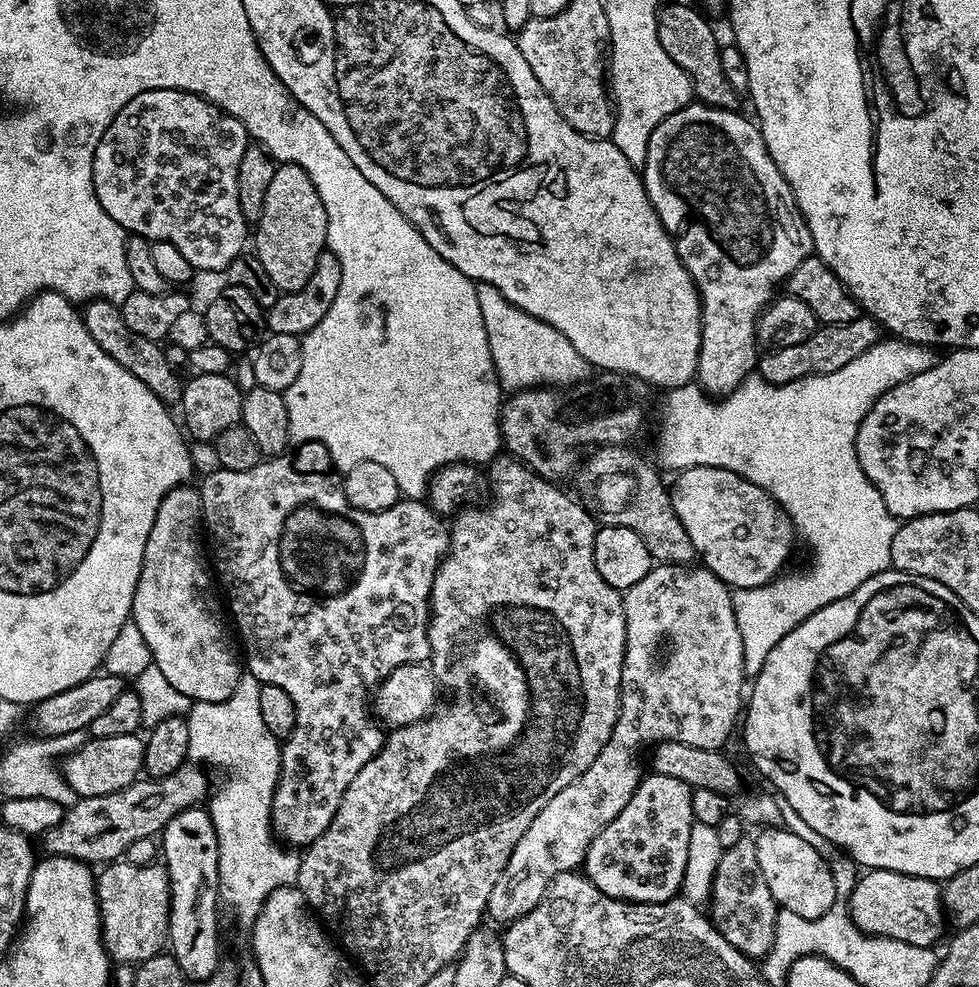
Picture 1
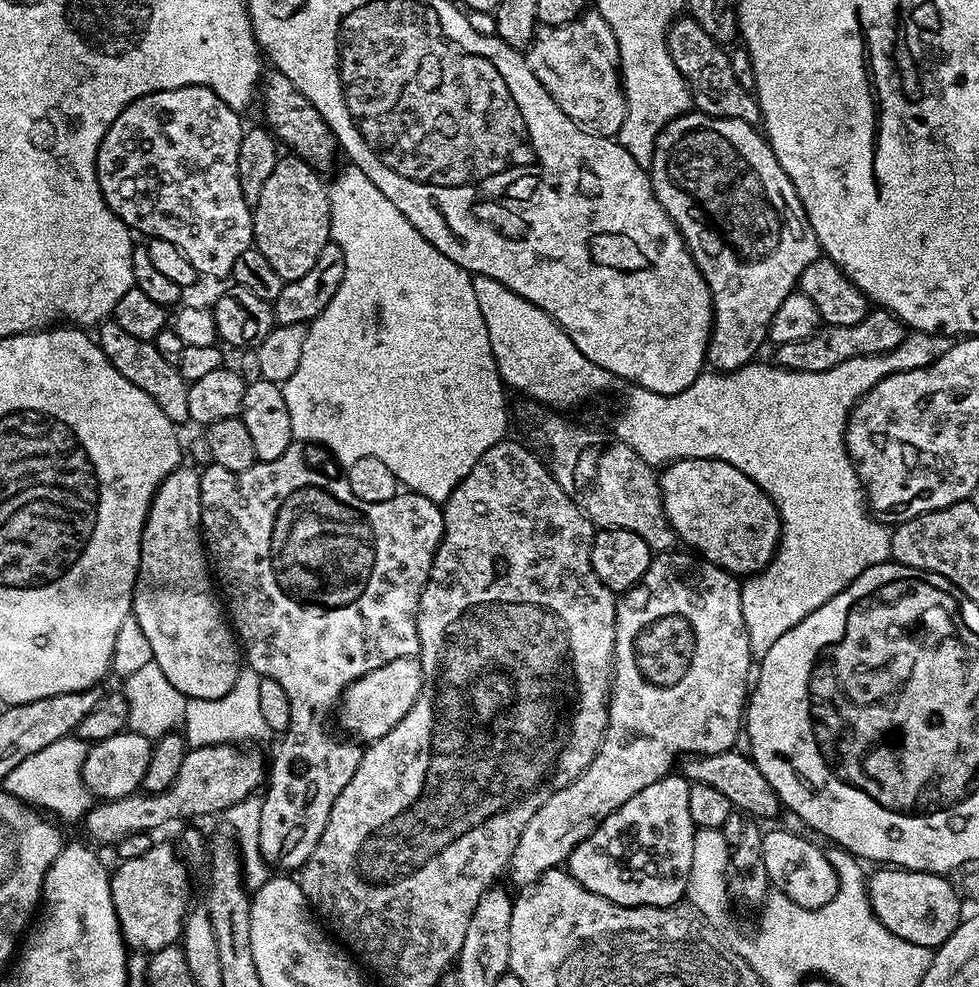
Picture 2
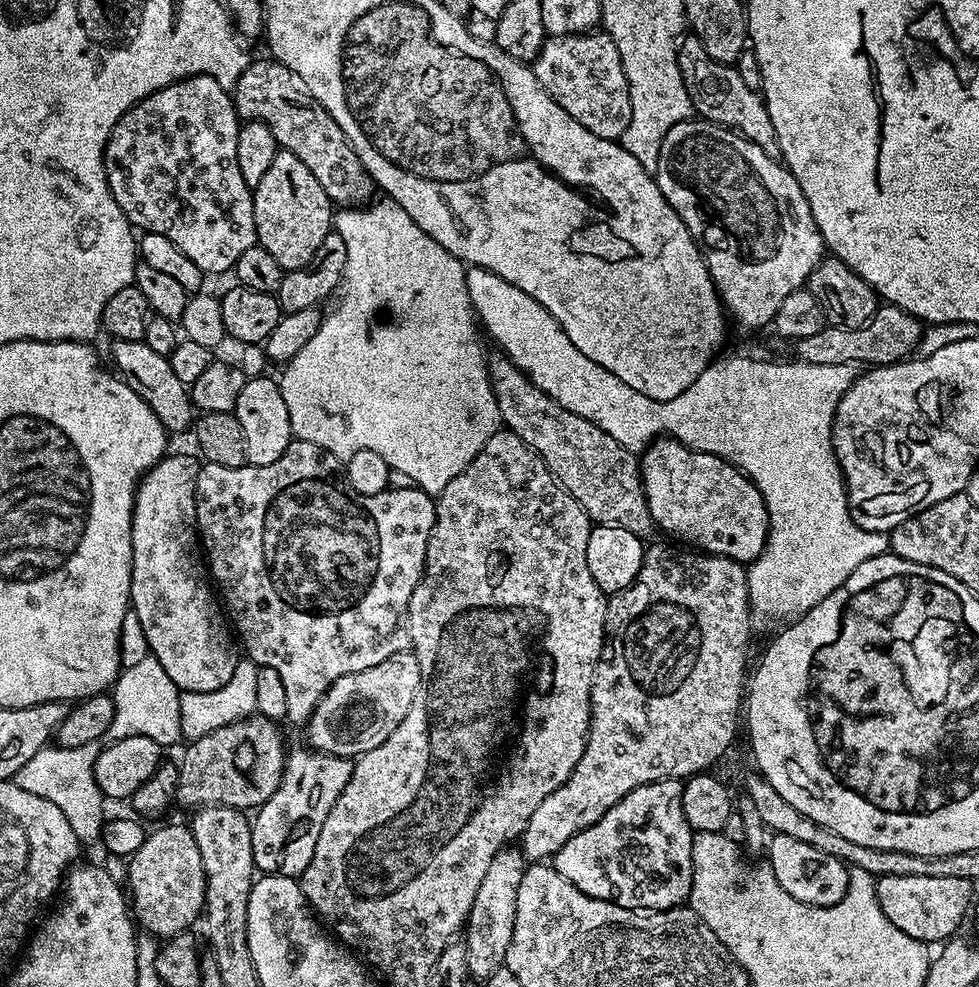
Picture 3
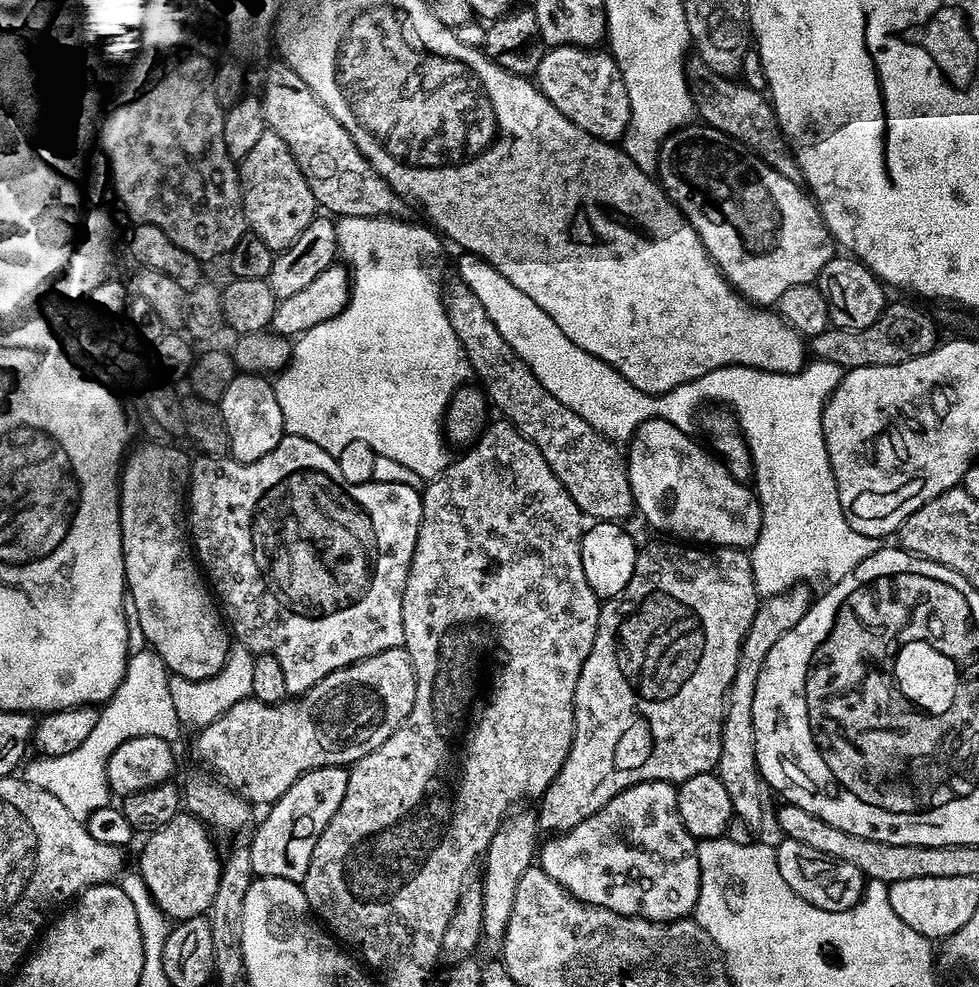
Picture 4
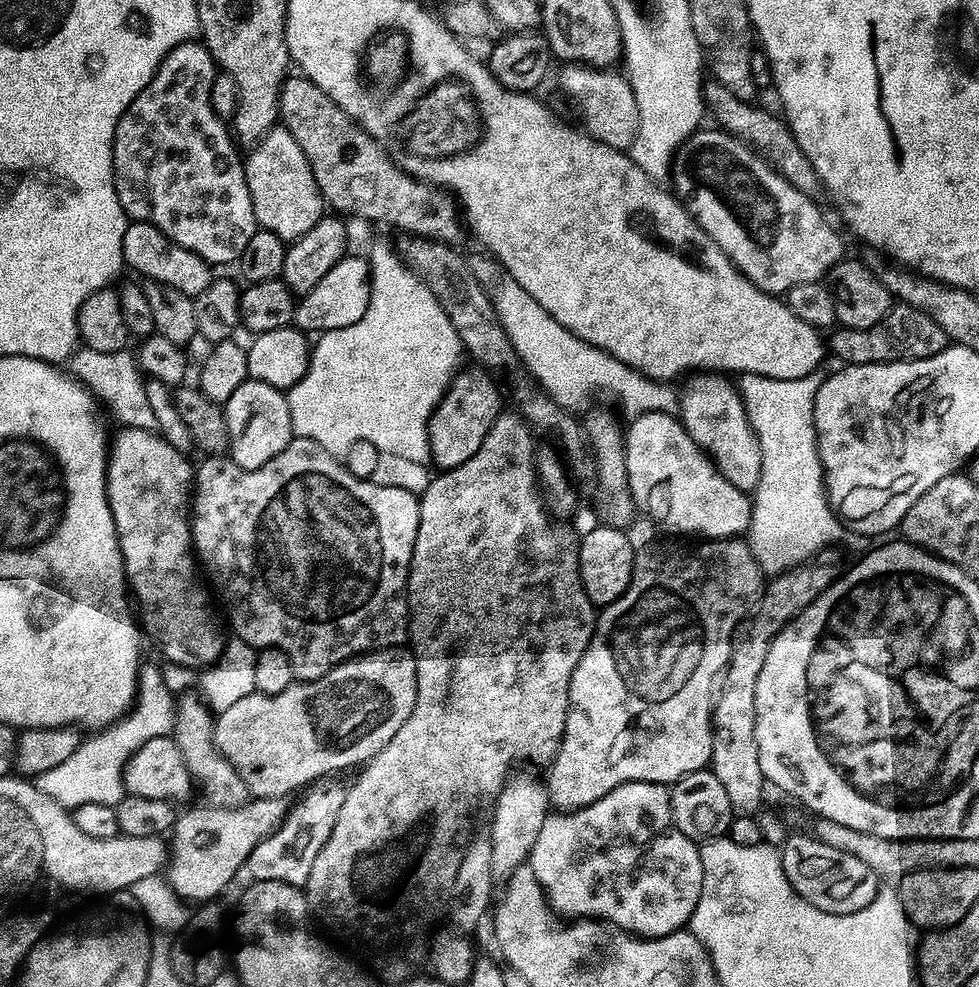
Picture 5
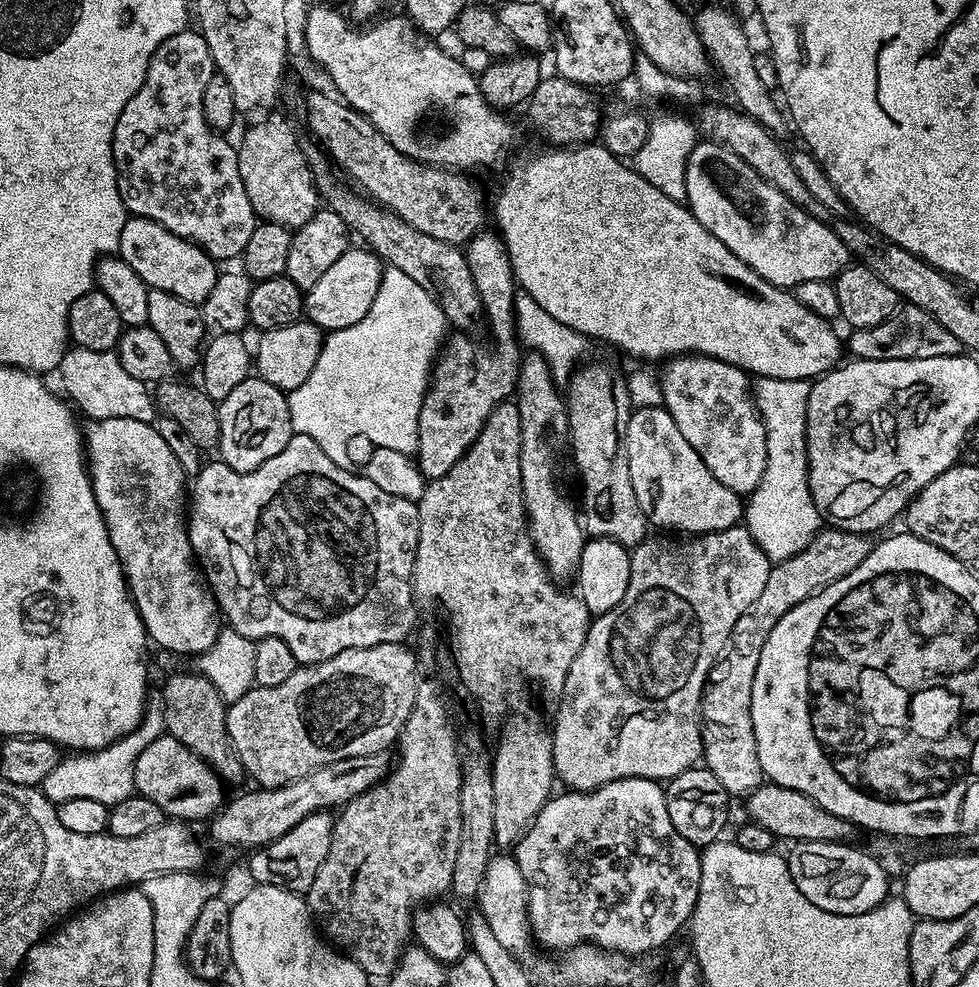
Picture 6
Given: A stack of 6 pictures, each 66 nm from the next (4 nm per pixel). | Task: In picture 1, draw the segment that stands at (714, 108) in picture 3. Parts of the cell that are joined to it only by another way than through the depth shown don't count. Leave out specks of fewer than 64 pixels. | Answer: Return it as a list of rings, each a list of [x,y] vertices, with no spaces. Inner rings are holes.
[[[667,3],[656,17],[658,42],[671,60],[690,76],[693,97],[699,103],[734,110],[739,107],[740,96],[722,72],[720,42],[717,42],[716,34],[706,19],[698,8],[696,10],[686,4]]]

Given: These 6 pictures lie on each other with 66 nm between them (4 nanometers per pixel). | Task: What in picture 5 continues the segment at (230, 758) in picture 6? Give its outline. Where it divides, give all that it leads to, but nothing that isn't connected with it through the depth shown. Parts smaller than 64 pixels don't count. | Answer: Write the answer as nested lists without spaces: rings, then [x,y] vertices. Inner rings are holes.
[[[192,690],[185,691],[175,701],[174,707],[176,713],[171,738],[178,750],[182,750],[182,758],[192,775],[192,783],[204,795],[203,803],[214,808],[237,808],[248,803],[250,793],[246,782],[242,782],[242,776],[234,770],[232,763],[216,749],[213,710]]]

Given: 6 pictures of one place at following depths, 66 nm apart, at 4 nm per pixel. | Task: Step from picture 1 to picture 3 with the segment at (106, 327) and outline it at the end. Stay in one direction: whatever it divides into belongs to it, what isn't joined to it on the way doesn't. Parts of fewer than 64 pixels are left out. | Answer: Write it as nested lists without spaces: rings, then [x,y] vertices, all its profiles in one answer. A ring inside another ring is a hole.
[[[112,340],[112,360],[116,363],[115,371],[127,380],[136,393],[158,414],[158,422],[162,422],[165,432],[175,434],[193,427],[194,405],[189,389],[182,382],[178,382],[178,374],[174,374],[174,366],[170,366],[168,357],[150,350],[143,340]]]

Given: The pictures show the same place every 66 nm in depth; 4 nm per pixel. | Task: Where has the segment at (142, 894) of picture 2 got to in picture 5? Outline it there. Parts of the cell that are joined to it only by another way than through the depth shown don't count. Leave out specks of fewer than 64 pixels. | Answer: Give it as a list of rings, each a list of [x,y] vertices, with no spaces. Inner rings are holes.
[[[283,796],[252,798],[237,808],[199,806],[179,813],[170,833],[170,855],[166,879],[185,901],[208,902],[247,865],[250,854],[283,822],[290,807]],[[172,839],[172,840],[171,840]]]

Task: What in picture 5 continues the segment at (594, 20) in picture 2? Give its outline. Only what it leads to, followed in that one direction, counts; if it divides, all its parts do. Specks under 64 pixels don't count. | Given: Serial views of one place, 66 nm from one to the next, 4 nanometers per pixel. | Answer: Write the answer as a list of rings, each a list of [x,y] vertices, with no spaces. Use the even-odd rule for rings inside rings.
[[[565,63],[561,68],[564,69],[560,72],[560,88],[576,103],[583,131],[606,146],[631,149],[640,115],[627,75],[607,68],[591,68],[589,64]]]

